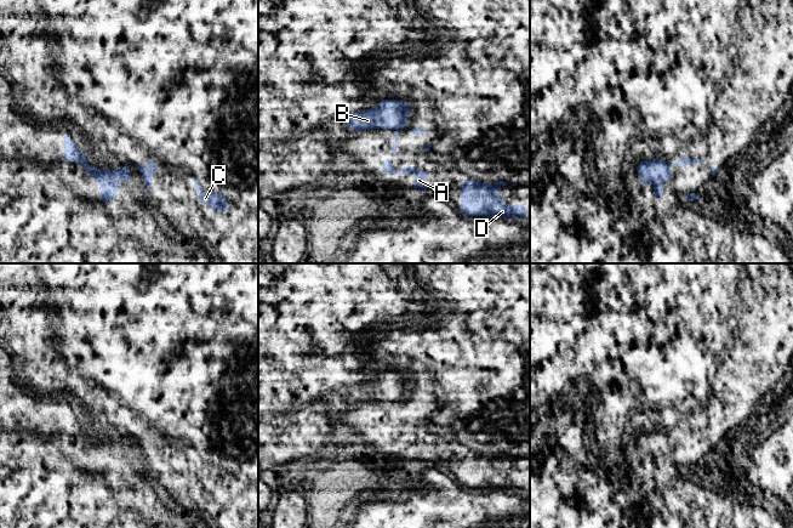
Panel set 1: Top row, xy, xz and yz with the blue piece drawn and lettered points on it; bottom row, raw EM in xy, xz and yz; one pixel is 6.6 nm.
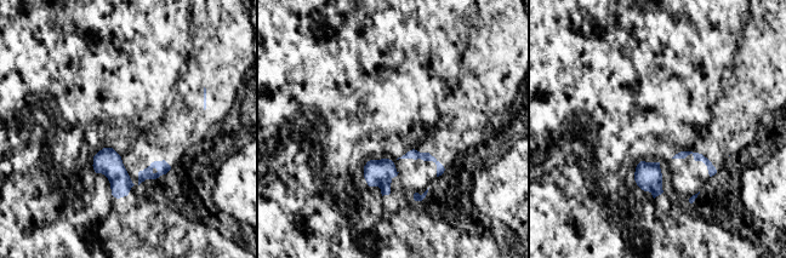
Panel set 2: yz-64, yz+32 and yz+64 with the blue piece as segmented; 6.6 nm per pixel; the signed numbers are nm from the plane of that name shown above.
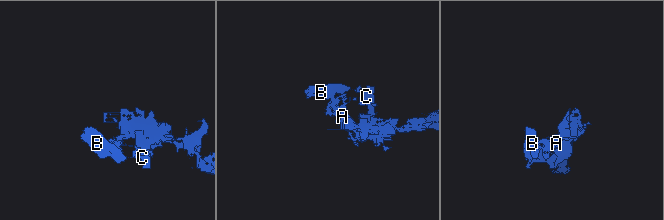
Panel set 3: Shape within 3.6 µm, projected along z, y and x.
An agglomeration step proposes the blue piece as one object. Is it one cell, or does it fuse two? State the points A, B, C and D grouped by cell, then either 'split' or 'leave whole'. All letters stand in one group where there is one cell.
A C D / B | split

